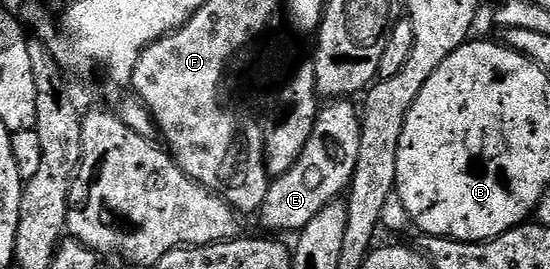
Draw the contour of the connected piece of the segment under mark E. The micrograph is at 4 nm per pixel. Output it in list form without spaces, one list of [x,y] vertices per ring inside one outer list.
[[[332,100],[321,109],[316,118],[316,127],[314,132],[310,132],[310,140],[306,140],[306,148],[302,148],[302,156],[285,174],[279,175],[269,185],[266,192],[266,200],[262,208],[258,211],[258,219],[268,230],[273,230],[273,235],[284,236],[287,230],[299,232],[326,208],[326,204],[337,201],[347,191],[348,186],[352,183],[354,168],[358,164],[358,144],[360,143],[360,114],[352,107],[353,103],[348,100]]]

